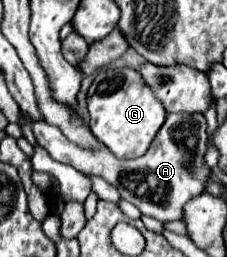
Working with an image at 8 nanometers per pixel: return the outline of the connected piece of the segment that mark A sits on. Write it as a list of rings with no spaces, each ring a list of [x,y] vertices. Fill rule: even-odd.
[[[21,111],[19,117],[33,129],[37,143],[45,147],[55,161],[73,165],[81,173],[103,177],[113,187],[117,187],[121,197],[133,203],[141,211],[141,215],[155,217],[163,223],[181,219],[183,205],[195,195],[201,195],[205,181],[209,179],[209,169],[203,165],[203,155],[207,151],[207,125],[201,113],[169,113],[163,127],[155,135],[147,155],[135,159],[117,159],[105,147],[103,151],[99,151],[99,155],[87,155],[87,151],[79,151],[79,147],[67,143],[57,127],[35,121],[25,111]]]

